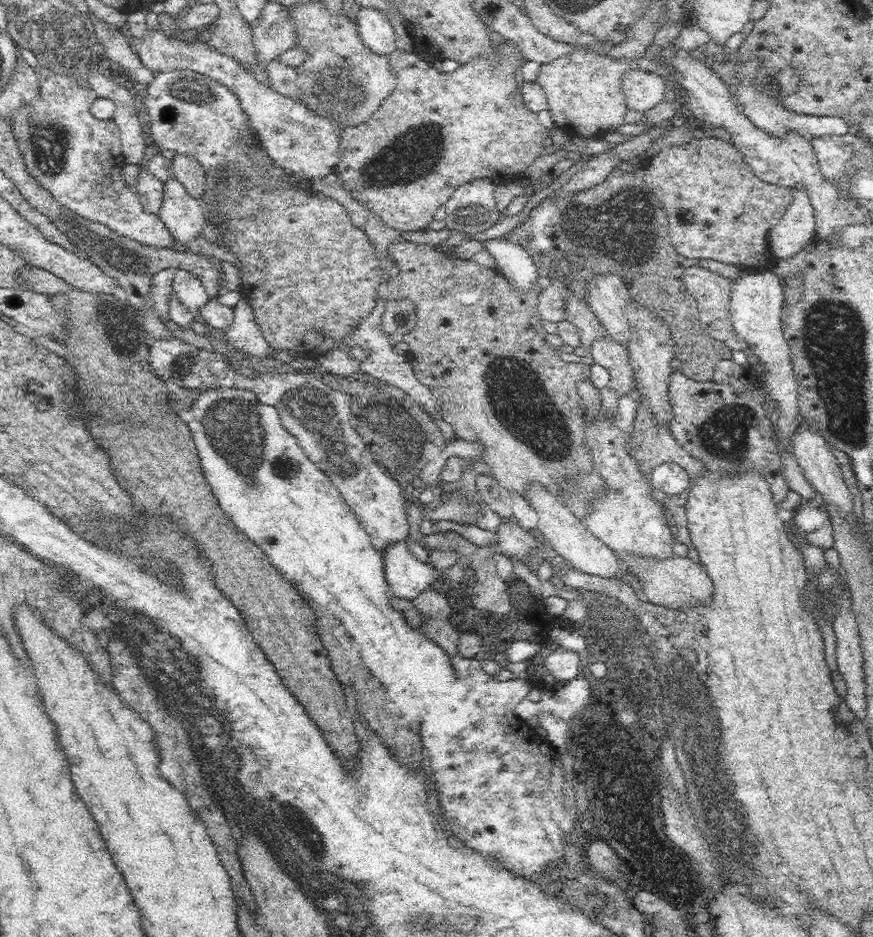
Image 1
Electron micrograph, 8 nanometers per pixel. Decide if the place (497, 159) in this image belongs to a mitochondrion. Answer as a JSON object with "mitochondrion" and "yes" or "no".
{"mitochondrion":"no"}

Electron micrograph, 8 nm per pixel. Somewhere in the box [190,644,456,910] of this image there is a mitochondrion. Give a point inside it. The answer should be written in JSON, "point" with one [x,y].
{"point":[303,832]}

